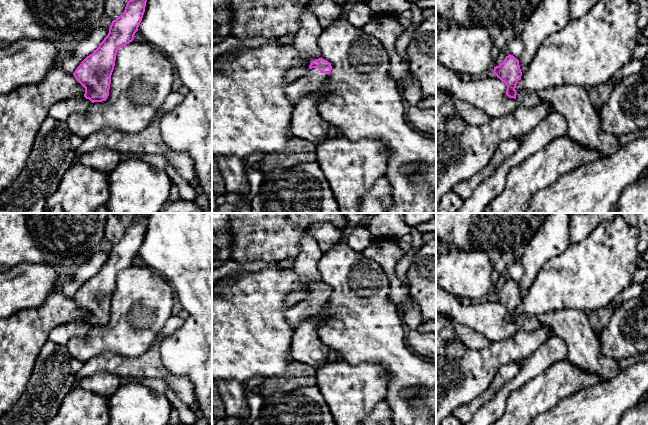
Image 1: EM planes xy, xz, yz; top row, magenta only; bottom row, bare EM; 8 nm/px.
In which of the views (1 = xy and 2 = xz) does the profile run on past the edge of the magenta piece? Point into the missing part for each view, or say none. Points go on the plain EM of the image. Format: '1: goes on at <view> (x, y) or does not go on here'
1: does not go on here
2: goes on at xz (304, 309)

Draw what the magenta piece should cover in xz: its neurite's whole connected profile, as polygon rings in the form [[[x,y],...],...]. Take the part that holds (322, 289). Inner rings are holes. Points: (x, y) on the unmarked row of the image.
[[[322,281],[313,284],[309,289],[309,297],[289,308],[286,317],[291,327],[296,328],[307,318],[315,316],[325,303],[329,302],[332,290]]]

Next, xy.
[[[143,213],[134,215],[138,219],[127,226],[124,236],[112,245],[109,257],[99,271],[73,297],[75,303],[85,312],[84,321],[92,327],[108,322],[116,278],[120,272],[133,265],[142,245],[147,226],[146,217]]]

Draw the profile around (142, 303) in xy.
[[[133,264],[116,278],[108,322],[92,327],[85,336],[69,338],[66,343],[68,351],[82,363],[103,352],[112,352],[130,359],[140,357],[152,346],[172,316],[174,299],[174,289],[166,279],[144,265]]]

